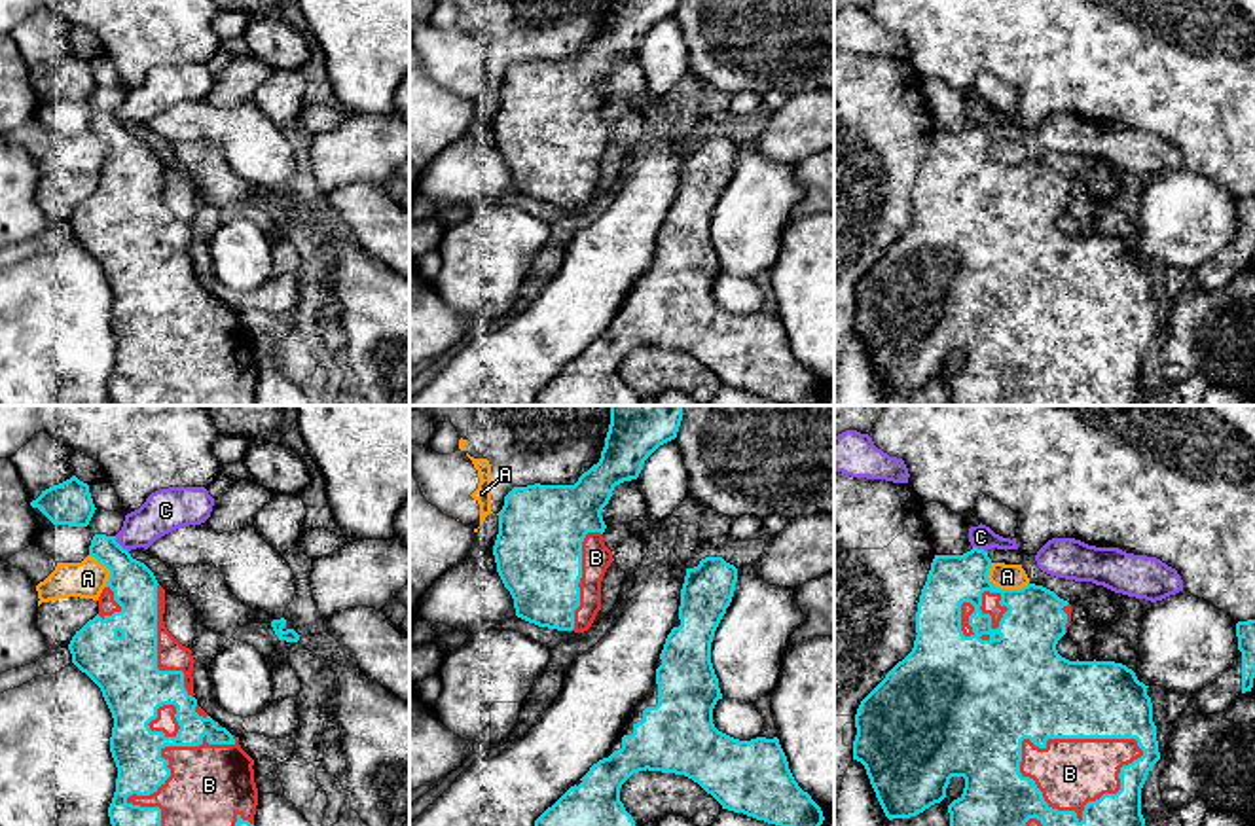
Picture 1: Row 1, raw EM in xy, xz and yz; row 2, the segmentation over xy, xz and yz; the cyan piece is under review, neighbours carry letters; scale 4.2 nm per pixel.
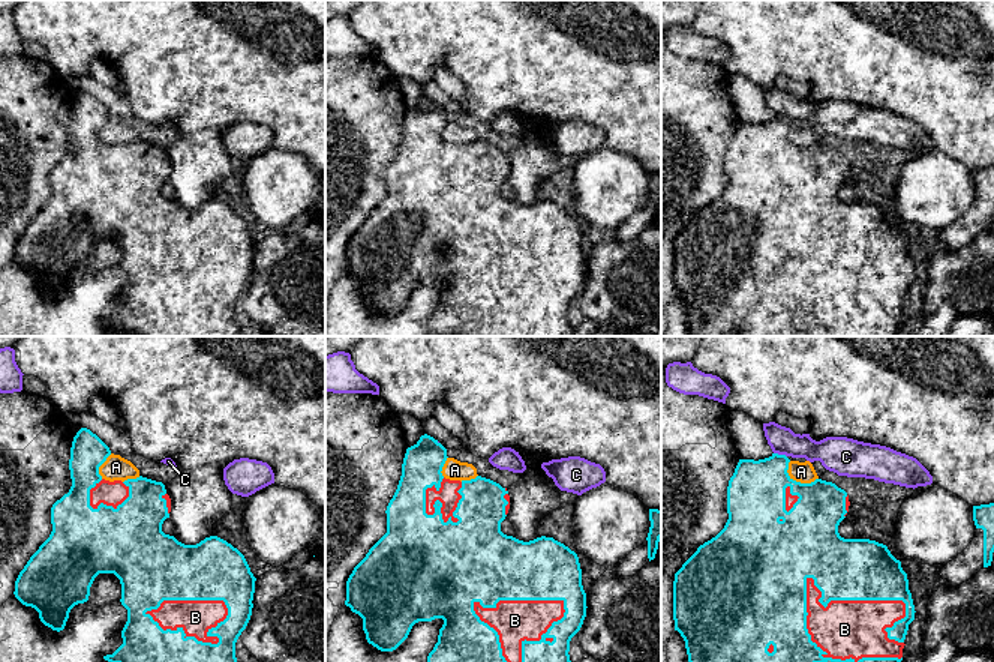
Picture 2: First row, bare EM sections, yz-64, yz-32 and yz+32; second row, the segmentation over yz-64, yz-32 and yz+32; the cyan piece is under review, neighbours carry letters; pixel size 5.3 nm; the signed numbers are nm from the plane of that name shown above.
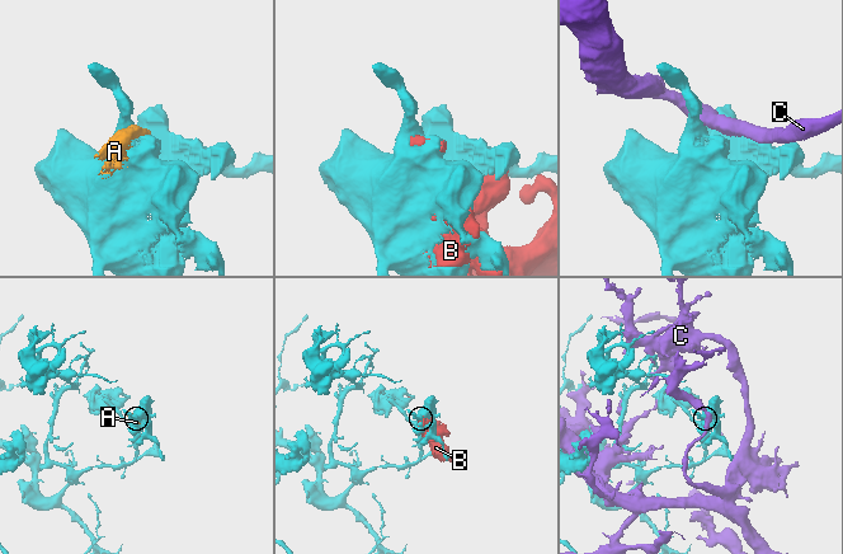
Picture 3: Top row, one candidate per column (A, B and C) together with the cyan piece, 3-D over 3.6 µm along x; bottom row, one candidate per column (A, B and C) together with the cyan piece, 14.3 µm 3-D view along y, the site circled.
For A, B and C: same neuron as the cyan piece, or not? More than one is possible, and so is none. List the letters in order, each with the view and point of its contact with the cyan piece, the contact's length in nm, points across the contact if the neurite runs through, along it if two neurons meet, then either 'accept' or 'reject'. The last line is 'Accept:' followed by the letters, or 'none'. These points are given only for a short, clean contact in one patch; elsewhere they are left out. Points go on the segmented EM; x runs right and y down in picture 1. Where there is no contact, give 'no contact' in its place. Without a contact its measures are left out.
A: yz (1000, 588) | 190 nm | reject
B: yz (1068, 737) | 550 nm | accept
C: xy (118, 544) | 90 nm | reject
Accept: B

